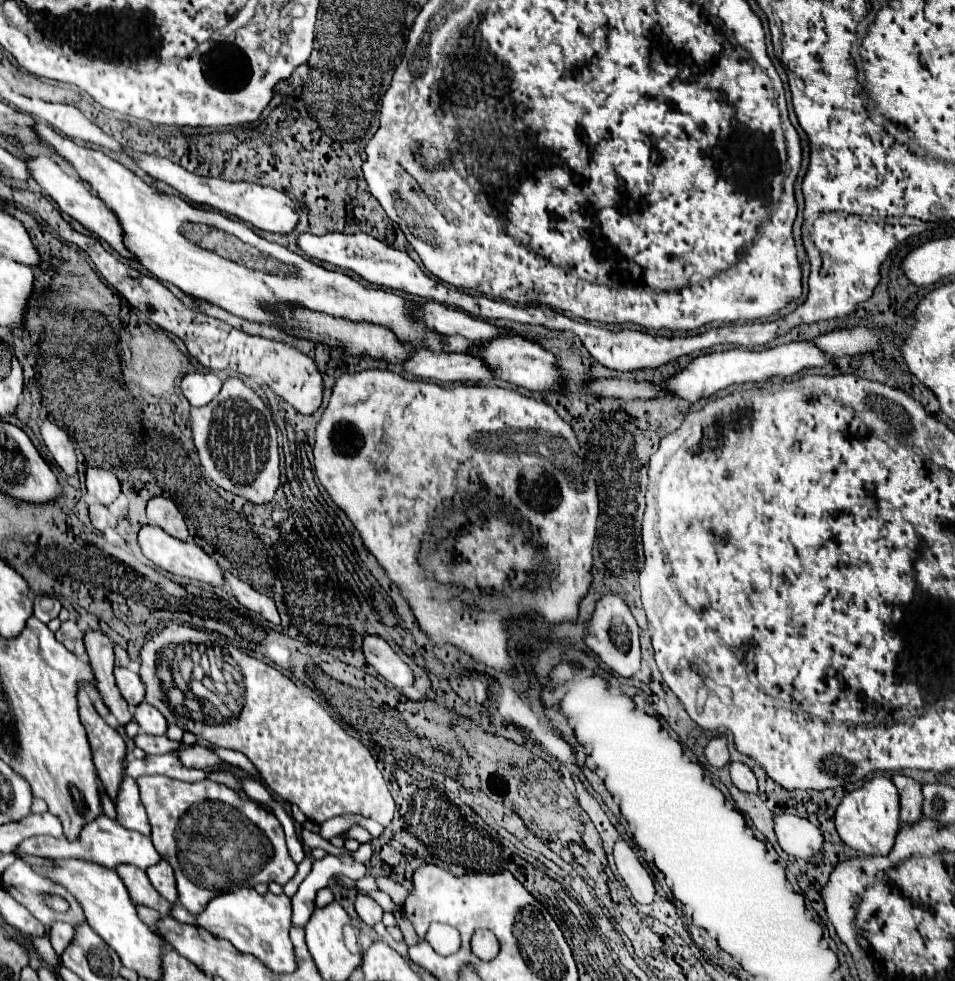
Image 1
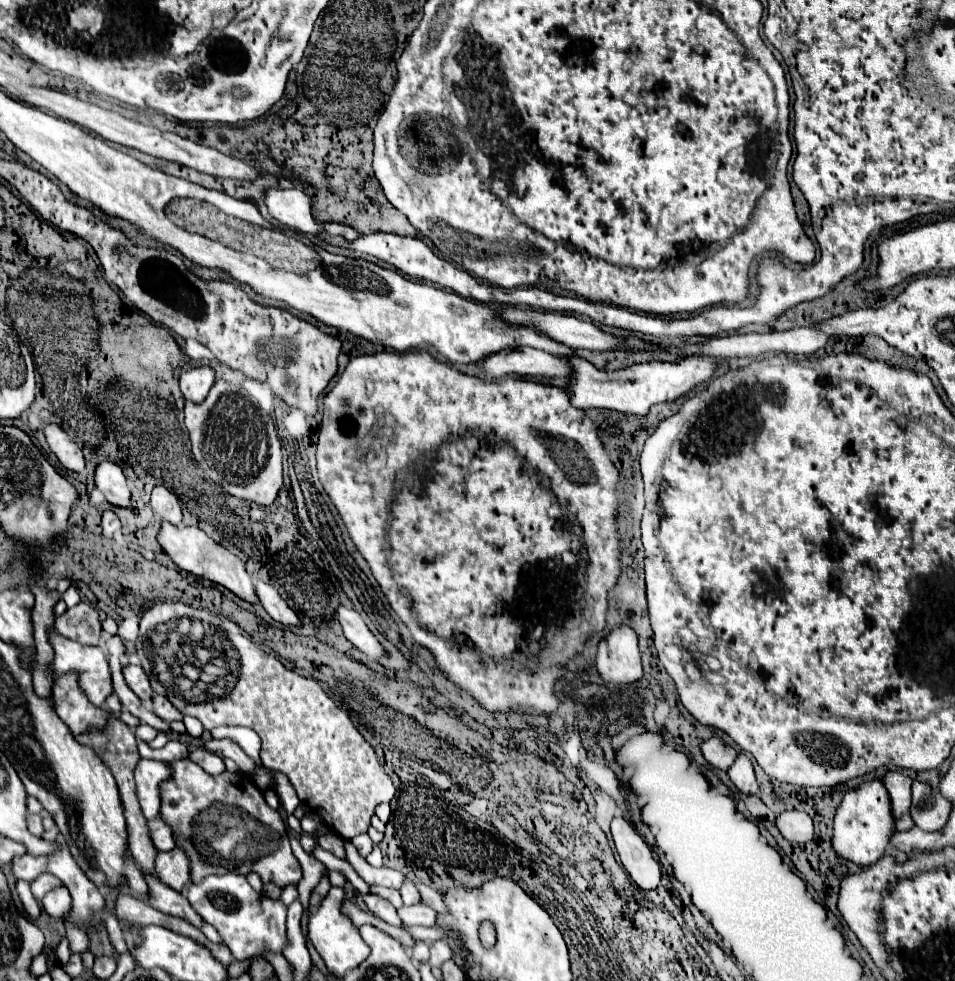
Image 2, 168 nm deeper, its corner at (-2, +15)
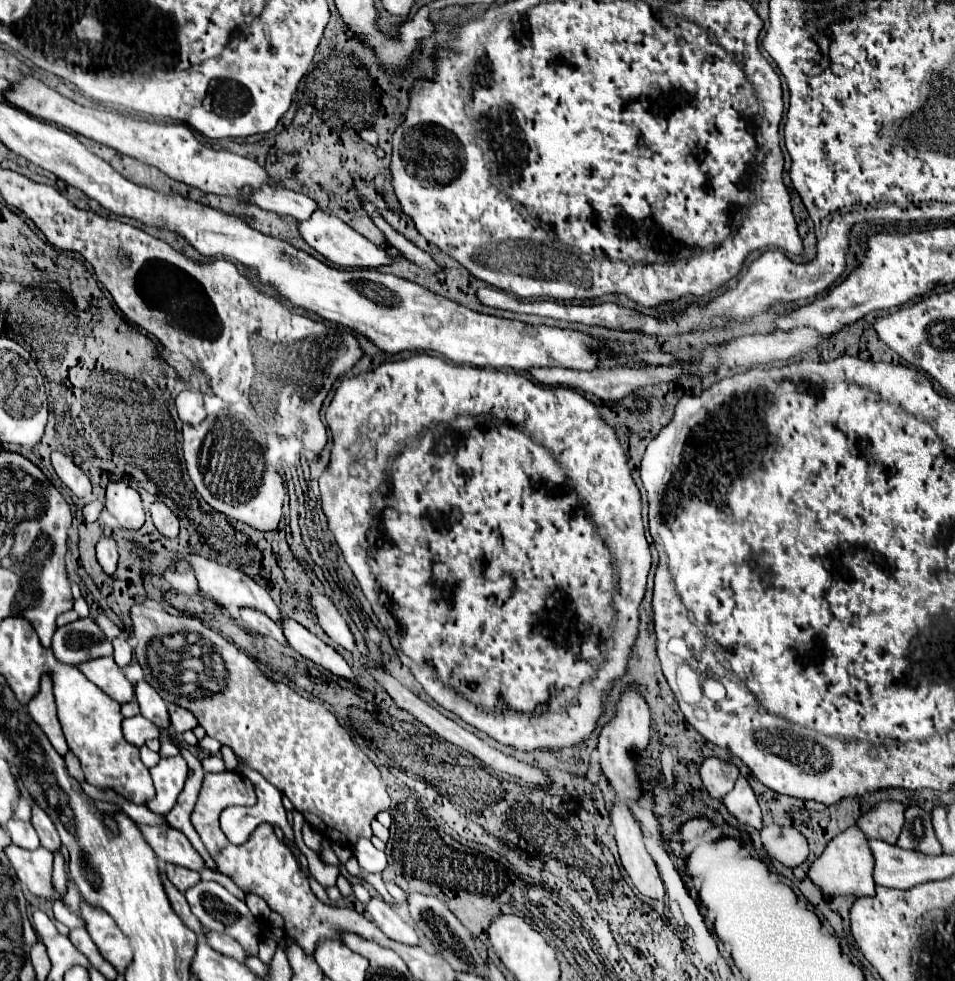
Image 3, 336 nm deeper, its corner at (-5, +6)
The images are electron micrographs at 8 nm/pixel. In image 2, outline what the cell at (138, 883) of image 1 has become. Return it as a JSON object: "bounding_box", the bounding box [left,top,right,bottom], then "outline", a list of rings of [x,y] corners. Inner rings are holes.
{"bounding_box":[146,876,204,928],"outline":[[[146,876],[146,880],[148,880],[148,888],[150,888],[150,894],[148,894],[146,902],[150,906],[158,908],[160,912],[164,912],[168,916],[176,916],[176,918],[182,918],[186,922],[192,922],[196,928],[202,928],[204,920],[192,910],[192,906],[188,904],[188,900],[180,892],[168,888],[158,878]]]}

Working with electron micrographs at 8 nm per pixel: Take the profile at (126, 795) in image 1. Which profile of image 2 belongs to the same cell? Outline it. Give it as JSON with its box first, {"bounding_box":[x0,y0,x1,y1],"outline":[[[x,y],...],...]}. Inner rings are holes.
{"bounding_box":[136,760,172,820],"outline":[[[140,760],[136,766],[136,786],[138,786],[138,800],[148,820],[156,818],[160,812],[160,784],[172,778],[170,762],[162,760]]]}

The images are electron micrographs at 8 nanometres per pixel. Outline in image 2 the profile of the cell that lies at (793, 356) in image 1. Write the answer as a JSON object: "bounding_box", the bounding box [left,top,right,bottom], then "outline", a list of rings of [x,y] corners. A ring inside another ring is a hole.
{"bounding_box":[568,356,718,416],"outline":[[[572,356],[568,358],[572,368],[576,368],[576,376],[572,376],[572,404],[580,410],[588,408],[606,408],[606,410],[616,410],[616,412],[626,412],[626,414],[636,414],[644,416],[650,406],[660,404],[660,402],[672,402],[678,396],[686,394],[690,388],[694,388],[700,382],[710,380],[718,360],[708,356],[692,356],[692,358],[682,358],[674,364],[670,362],[648,362],[648,364],[634,364],[630,368],[618,370],[618,372],[604,372],[594,368],[590,362]]]}

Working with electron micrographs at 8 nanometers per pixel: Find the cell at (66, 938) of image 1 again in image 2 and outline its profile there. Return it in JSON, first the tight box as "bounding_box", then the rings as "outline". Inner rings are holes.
{"bounding_box":[42,886,72,918],"outline":[[[60,886],[60,888],[54,888],[52,892],[48,892],[48,894],[42,898],[42,904],[44,904],[44,910],[46,910],[50,916],[62,918],[62,914],[70,908],[72,898],[70,898],[68,888],[66,888],[66,886]]]}

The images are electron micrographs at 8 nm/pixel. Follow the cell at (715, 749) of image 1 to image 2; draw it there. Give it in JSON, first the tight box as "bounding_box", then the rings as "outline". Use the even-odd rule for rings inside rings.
{"bounding_box":[700,738,738,772],"outline":[[[710,738],[700,748],[702,748],[706,762],[718,770],[724,770],[724,772],[734,764],[734,760],[738,756],[738,752],[730,746],[726,746],[720,738]]]}

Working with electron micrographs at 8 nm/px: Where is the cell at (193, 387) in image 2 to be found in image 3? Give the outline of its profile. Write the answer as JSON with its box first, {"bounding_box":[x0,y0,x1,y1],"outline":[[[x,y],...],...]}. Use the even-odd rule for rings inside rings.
{"bounding_box":[175,389,205,425],"outline":[[[185,389],[177,395],[175,403],[177,403],[177,413],[179,413],[183,423],[199,425],[205,419],[205,407],[203,407],[203,393],[201,391]]]}

